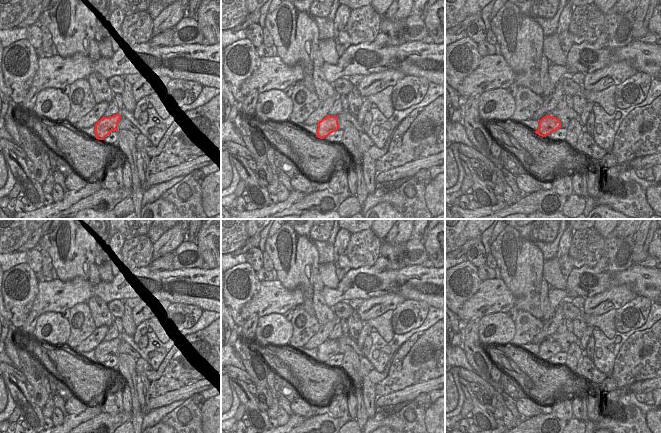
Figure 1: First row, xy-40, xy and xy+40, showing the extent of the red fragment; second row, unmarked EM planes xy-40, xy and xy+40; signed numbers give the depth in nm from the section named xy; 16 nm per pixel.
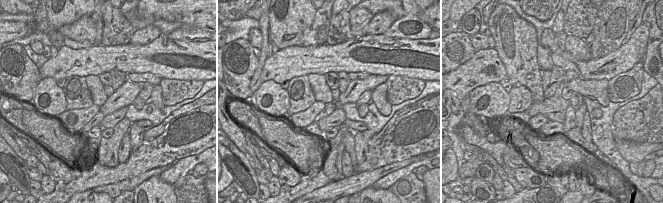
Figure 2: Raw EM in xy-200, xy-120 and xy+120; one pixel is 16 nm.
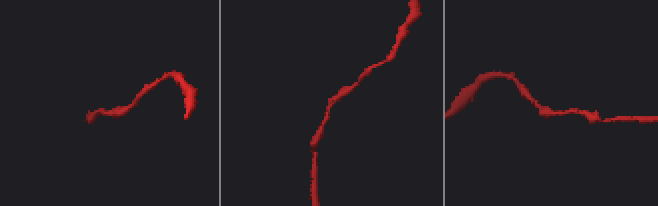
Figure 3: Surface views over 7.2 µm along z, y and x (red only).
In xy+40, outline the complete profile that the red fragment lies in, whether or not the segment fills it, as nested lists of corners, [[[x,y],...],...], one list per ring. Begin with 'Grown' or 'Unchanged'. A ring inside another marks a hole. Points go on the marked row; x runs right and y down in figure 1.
Unchanged. [[[546,115],[539,121],[539,128],[535,133],[539,136],[546,137],[559,128],[561,128],[560,120],[554,116]]]

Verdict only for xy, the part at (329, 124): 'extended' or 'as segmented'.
as segmented

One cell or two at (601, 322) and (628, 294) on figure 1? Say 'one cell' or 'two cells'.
two cells

